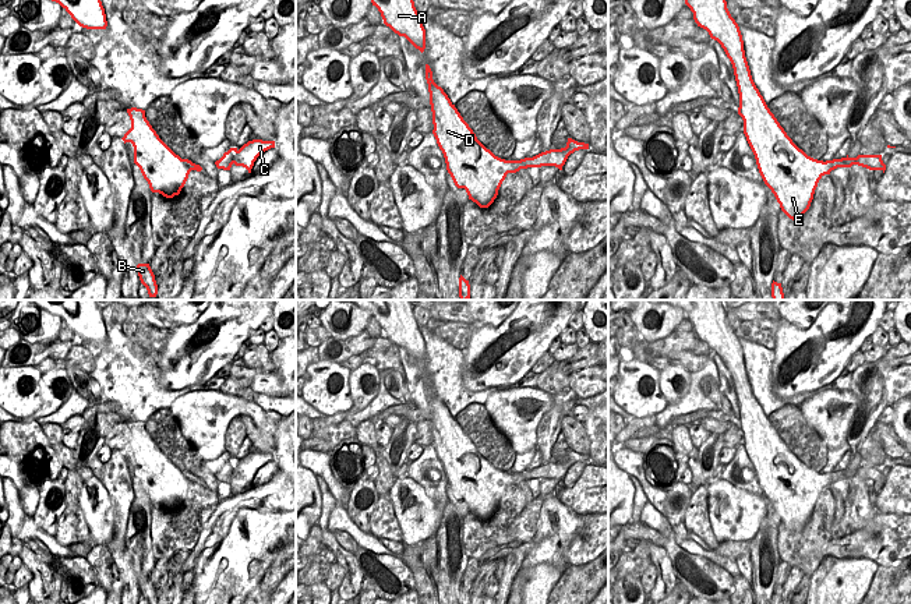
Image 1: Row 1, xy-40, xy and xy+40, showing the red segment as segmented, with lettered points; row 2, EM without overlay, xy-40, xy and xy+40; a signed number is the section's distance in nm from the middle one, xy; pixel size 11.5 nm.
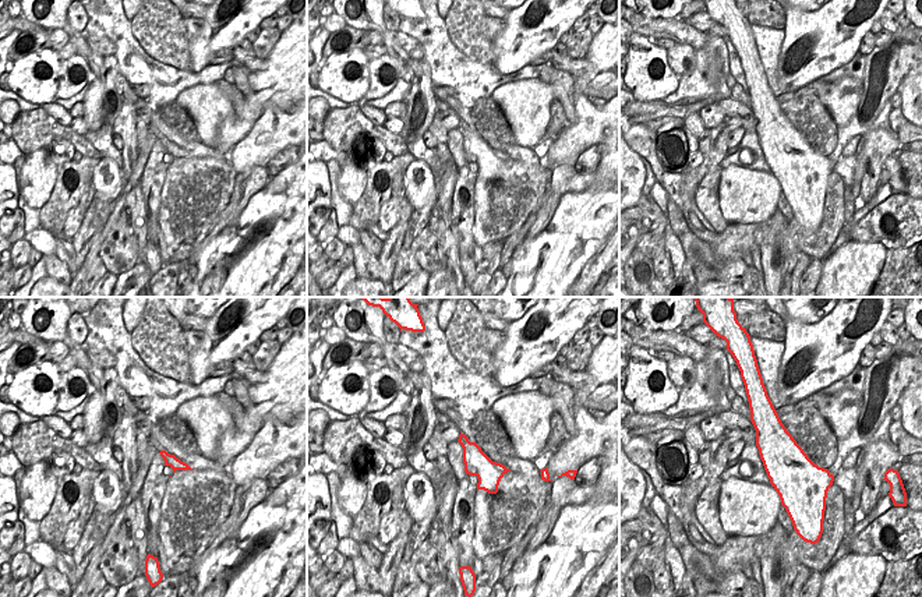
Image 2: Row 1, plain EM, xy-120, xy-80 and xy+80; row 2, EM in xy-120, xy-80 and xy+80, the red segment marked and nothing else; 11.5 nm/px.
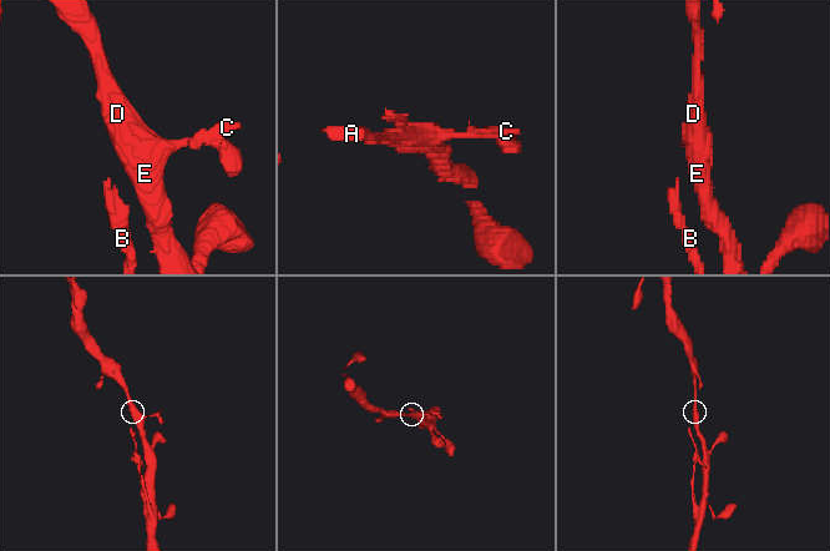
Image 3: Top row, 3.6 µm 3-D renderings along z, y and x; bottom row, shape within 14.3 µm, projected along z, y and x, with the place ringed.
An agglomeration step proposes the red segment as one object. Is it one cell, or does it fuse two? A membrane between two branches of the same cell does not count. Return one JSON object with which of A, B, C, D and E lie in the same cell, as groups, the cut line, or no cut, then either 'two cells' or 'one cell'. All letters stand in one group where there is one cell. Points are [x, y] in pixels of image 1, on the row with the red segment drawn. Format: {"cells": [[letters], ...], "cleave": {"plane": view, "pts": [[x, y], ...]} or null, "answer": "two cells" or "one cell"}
{"cells": [["A", "B", "C", "D", "E"]], "cleave": null, "answer": "one cell"}

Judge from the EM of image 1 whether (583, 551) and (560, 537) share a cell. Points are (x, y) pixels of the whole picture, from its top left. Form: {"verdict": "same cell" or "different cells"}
{"verdict": "different cells"}

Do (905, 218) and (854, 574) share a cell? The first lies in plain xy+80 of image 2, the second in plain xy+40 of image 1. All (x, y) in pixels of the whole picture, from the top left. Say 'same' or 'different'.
different

